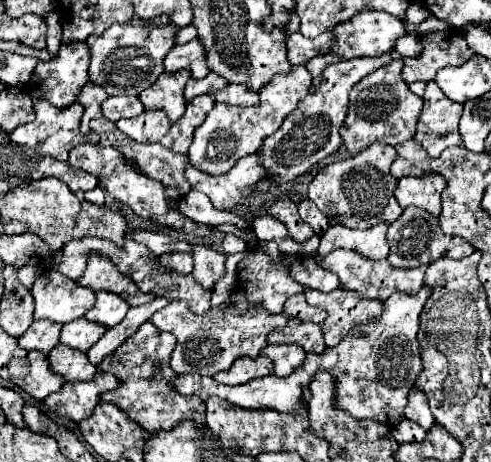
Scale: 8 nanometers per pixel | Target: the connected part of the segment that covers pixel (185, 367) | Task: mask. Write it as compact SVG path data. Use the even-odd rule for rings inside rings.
M235 292L229 302L213 306L207 314L197 316L189 312L185 300L173 300L165 308L157 310L151 322L171 332L177 338L177 346L171 354L171 368L177 374L205 374L215 376L221 370L229 370L237 358L257 358L259 350L267 346L267 336L273 330L287 326L285 314L267 314L261 308L249 308L243 292Z

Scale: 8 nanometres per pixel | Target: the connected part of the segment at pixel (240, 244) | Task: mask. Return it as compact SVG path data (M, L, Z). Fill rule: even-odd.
M225 234L223 250L225 250L225 254L237 254L237 252L243 252L243 250L245 250L245 240L239 238L239 236L235 236L235 234Z

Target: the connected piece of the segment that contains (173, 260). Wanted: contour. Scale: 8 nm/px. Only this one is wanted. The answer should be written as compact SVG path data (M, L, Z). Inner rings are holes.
M171 252L171 254L161 254L159 262L163 266L169 266L171 270L177 270L179 274L189 274L193 270L193 258L187 252Z

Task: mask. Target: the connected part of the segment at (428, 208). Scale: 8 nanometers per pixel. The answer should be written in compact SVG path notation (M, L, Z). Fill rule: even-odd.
M429 174L423 178L401 178L395 190L395 198L401 208L417 206L433 216L441 212L441 190L445 188L445 180L439 174Z

